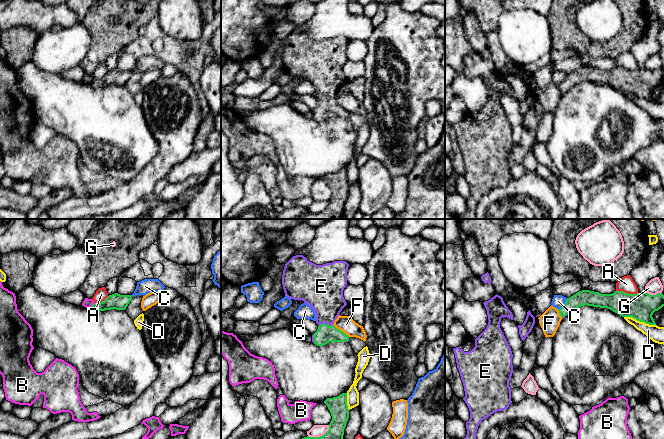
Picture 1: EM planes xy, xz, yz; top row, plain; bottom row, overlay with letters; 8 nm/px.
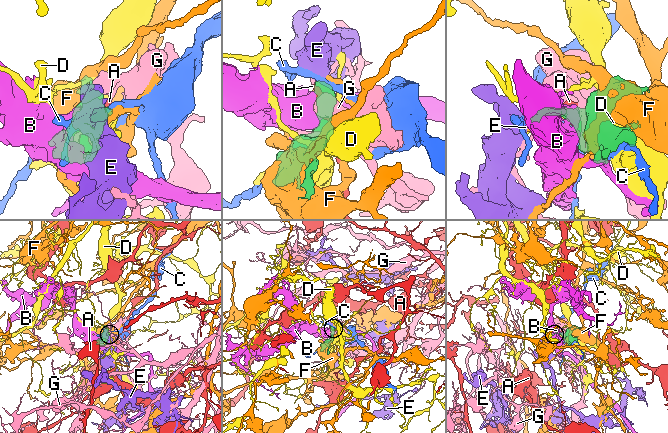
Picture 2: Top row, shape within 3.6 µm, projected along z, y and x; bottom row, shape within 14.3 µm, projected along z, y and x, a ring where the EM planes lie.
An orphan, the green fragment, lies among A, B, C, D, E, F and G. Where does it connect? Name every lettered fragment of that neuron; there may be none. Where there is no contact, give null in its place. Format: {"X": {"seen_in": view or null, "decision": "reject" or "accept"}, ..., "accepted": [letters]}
{"A": {"seen_in": "yz", "decision": "reject"}, "B": {"seen_in": "xy", "decision": "reject"}, "C": {"seen_in": "yz", "decision": "reject"}, "D": {"seen_in": "yz", "decision": "reject"}, "E": {"seen_in": "xz", "decision": "accept"}, "F": {"seen_in": "xz", "decision": "reject"}, "G": {"seen_in": "yz", "decision": "reject"}, "accepted": ["E"]}

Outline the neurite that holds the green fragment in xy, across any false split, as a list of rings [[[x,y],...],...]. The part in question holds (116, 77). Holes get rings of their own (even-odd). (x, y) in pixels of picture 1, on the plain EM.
[[[118,69],[109,71],[104,77],[94,79],[90,85],[93,88],[100,88],[105,86],[125,86],[132,75],[131,71],[120,71]]]

